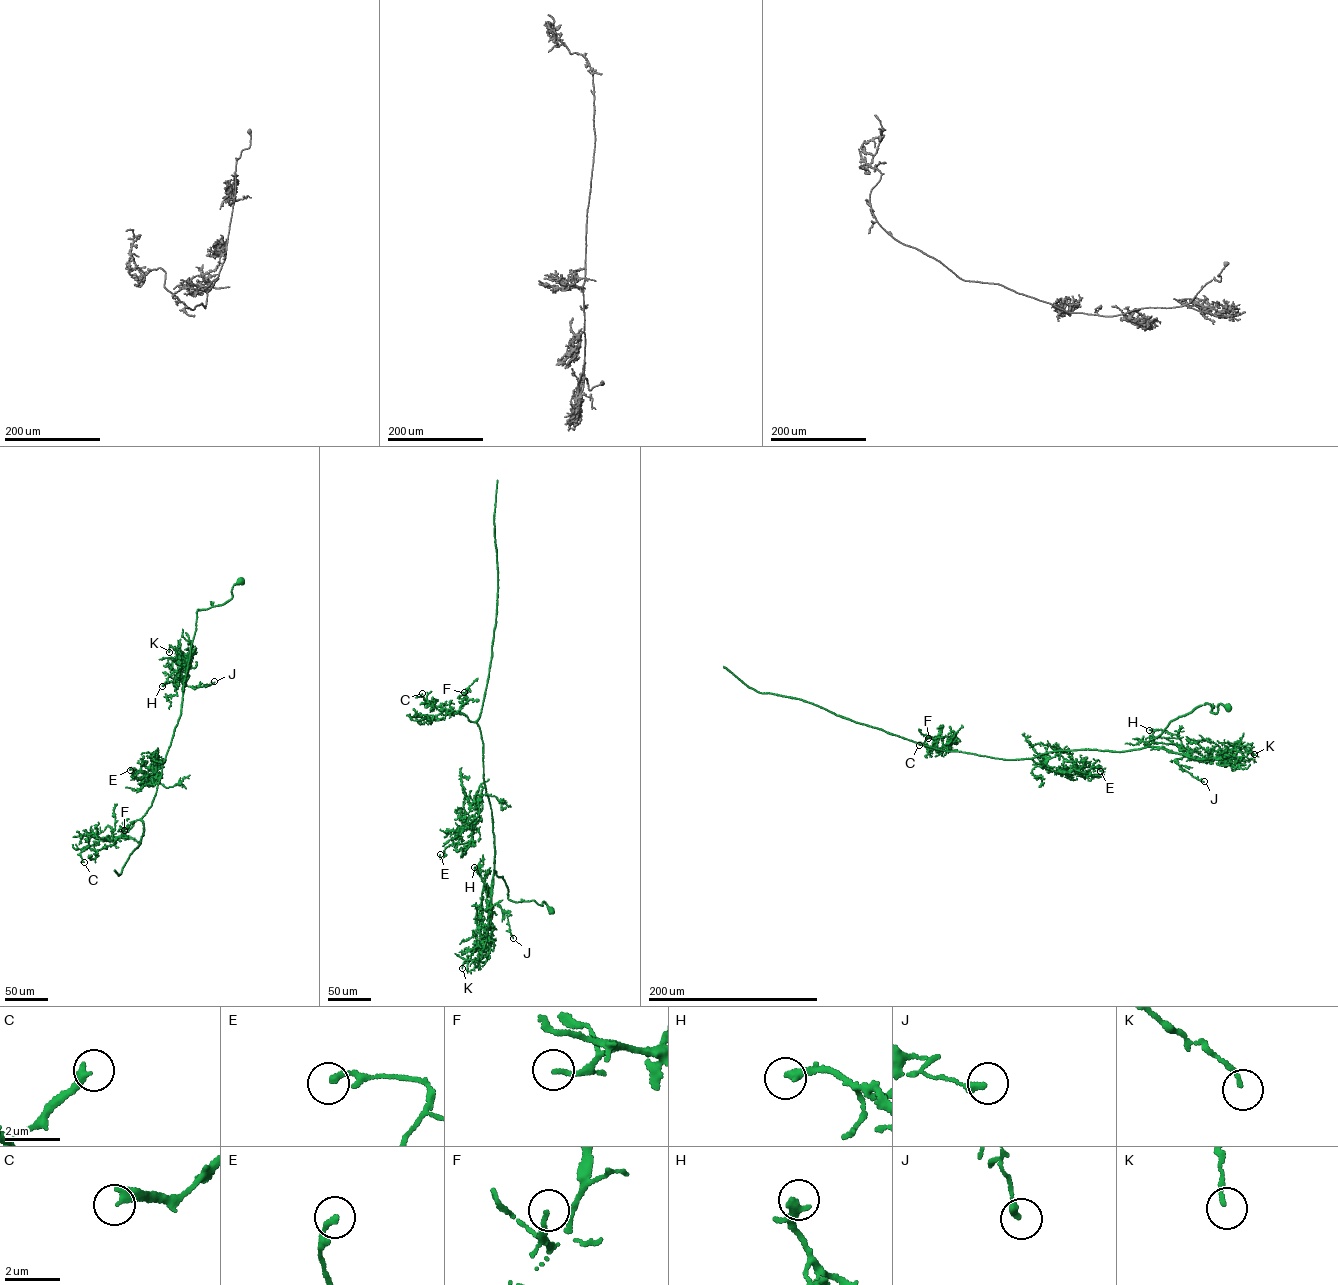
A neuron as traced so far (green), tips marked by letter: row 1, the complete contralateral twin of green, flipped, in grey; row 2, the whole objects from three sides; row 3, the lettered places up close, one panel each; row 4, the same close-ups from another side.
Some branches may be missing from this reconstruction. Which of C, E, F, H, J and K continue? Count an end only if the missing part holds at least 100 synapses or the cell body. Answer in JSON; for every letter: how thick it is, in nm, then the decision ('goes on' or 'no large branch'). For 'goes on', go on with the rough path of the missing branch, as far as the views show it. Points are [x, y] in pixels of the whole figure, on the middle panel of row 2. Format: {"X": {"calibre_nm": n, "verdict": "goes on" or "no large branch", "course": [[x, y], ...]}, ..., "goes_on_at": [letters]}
{"C": {"calibre_nm": 340, "verdict": "no large branch"}, "E": {"calibre_nm": 200, "verdict": "no large branch"}, "F": {"calibre_nm": 150, "verdict": "no large branch"}, "H": {"calibre_nm": 240, "verdict": "no large branch"}, "J": {"calibre_nm": 260, "verdict": "no large branch"}, "K": {"calibre_nm": 140, "verdict": "no large branch"}, "goes_on_at": []}

